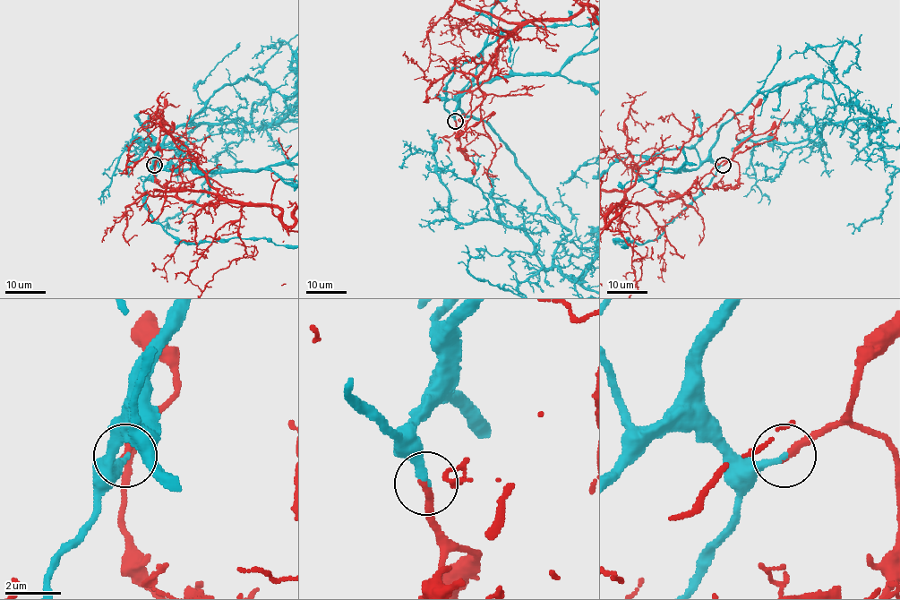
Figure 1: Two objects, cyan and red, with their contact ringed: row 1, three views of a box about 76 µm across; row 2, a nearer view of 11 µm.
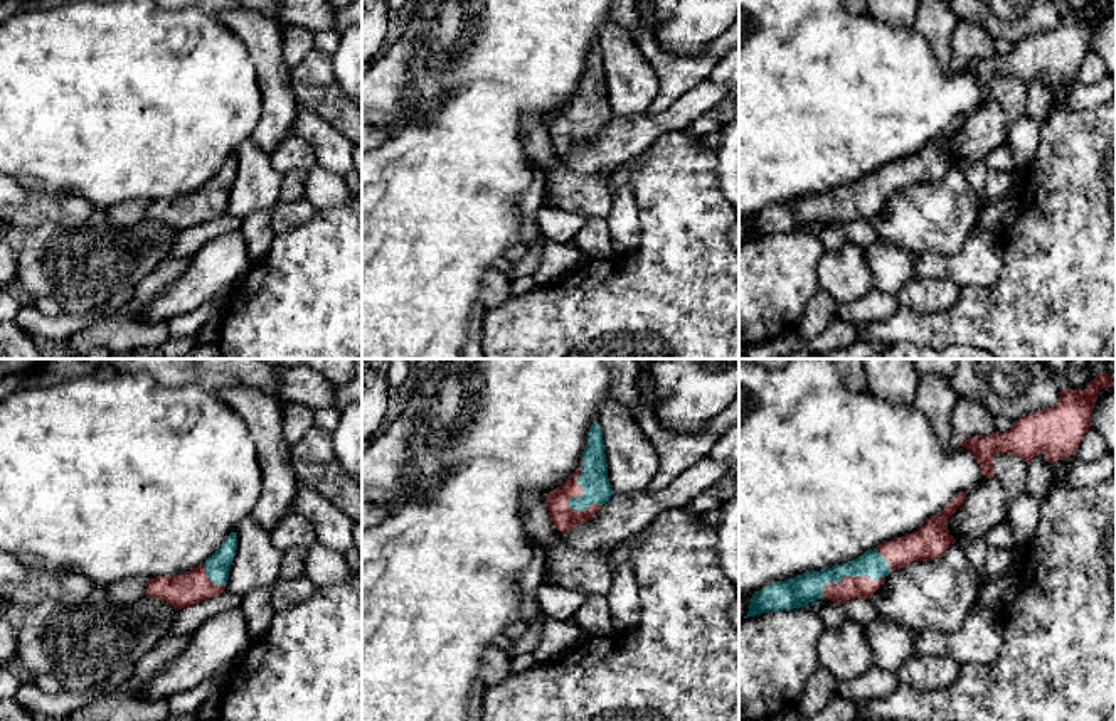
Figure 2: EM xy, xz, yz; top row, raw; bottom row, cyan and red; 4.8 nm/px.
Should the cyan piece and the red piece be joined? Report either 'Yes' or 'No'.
No

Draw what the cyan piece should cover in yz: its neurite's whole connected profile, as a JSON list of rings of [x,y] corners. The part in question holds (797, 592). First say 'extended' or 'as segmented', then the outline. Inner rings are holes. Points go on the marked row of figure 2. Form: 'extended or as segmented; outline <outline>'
as segmented; outline [[[877,547],[862,556],[821,571],[803,573],[784,581],[774,581],[756,591],[749,603],[747,617],[761,613],[793,610],[811,601],[823,600],[826,583],[840,583],[843,576],[870,576],[872,581],[890,573],[889,563]]]

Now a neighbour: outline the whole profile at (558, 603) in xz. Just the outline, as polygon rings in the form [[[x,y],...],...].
[[[544,583],[539,588],[539,605],[547,620],[569,622],[576,613],[589,600],[589,595],[582,591],[559,588],[555,585]]]

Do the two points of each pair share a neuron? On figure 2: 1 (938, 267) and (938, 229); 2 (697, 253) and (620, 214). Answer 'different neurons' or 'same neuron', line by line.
1: different neurons
2: different neurons

